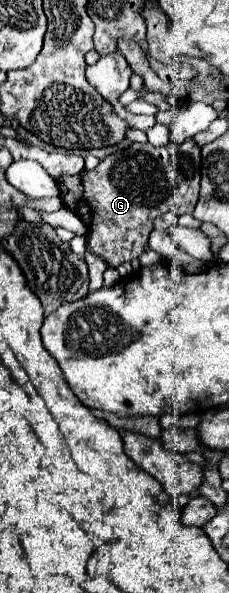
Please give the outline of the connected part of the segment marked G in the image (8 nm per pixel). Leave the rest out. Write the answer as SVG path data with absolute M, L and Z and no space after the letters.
M188 138L184 144L174 146L168 142L166 146L152 146L150 142L140 144L132 142L128 148L112 152L94 170L82 170L74 176L62 174L56 178L56 184L60 188L62 204L76 212L76 216L86 226L86 244L88 250L96 256L100 256L108 268L118 268L124 262L132 262L142 256L142 252L148 248L148 236L152 232L152 222L164 212L174 212L176 216L182 216L186 212L192 212L196 200L198 200L198 188L200 188L200 146Z

